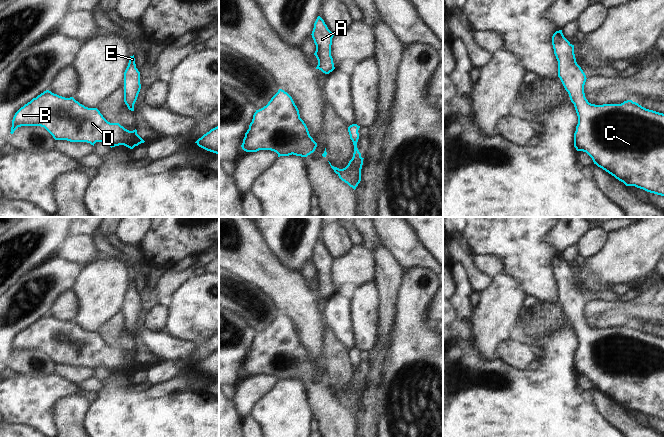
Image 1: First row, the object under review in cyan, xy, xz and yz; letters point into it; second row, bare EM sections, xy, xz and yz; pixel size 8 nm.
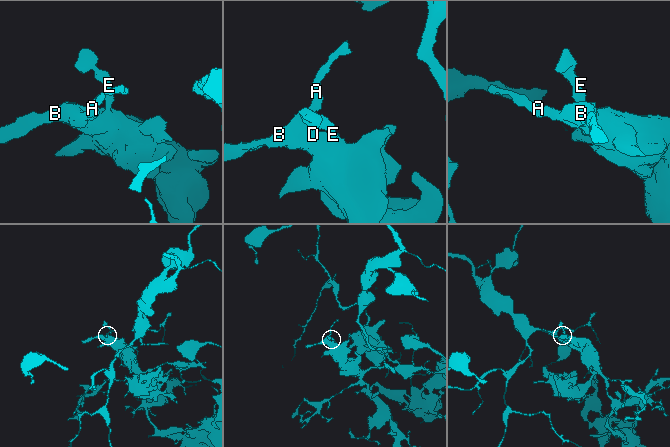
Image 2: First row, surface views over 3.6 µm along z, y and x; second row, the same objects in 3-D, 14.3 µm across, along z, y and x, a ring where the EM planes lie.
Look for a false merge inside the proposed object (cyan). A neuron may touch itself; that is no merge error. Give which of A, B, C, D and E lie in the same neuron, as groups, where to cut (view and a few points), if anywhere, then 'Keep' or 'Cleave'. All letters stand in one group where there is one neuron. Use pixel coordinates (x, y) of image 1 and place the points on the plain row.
Groups: A B C D E. No split. Keep.

